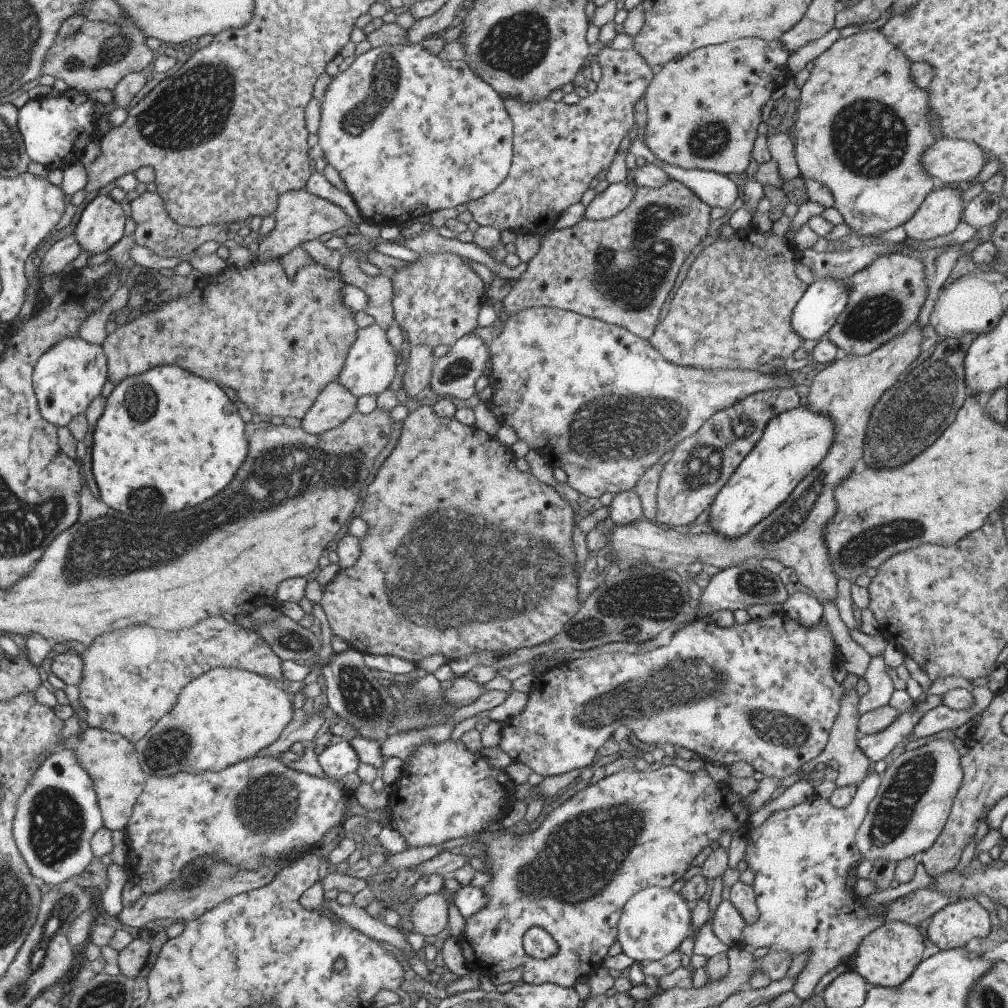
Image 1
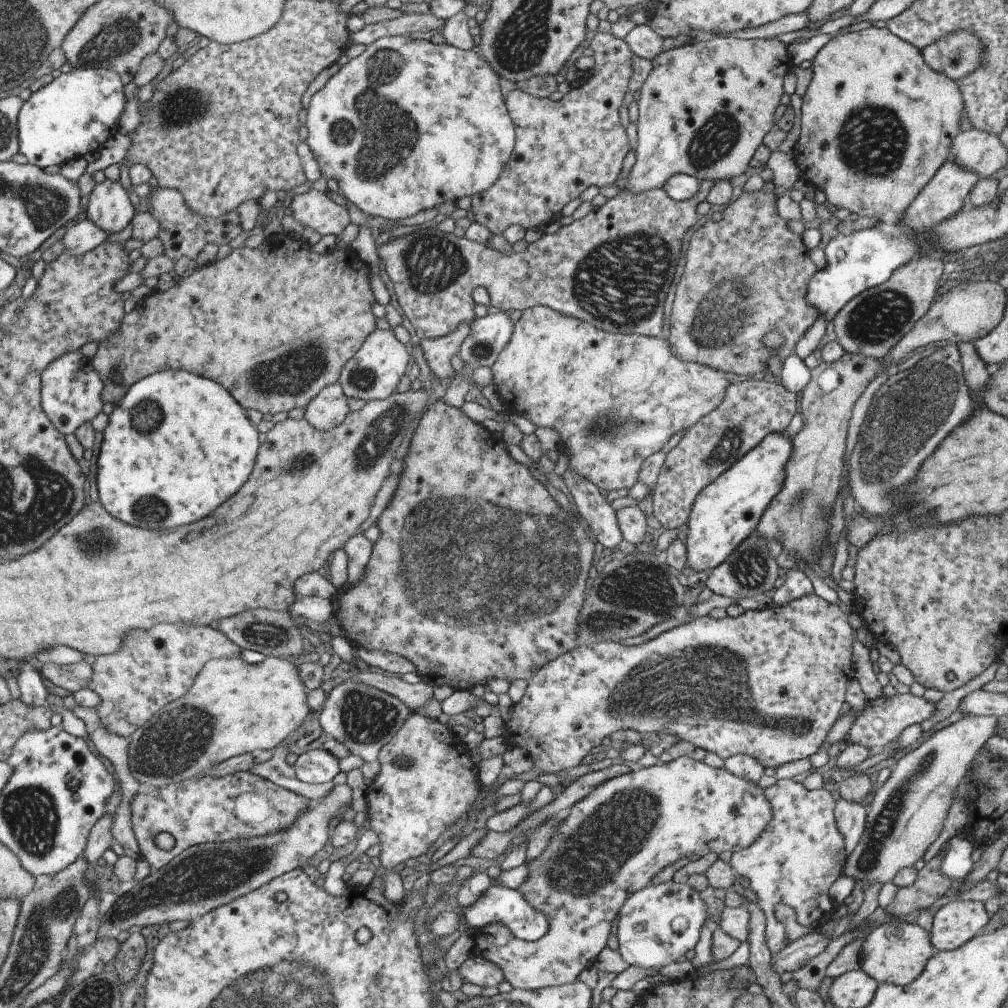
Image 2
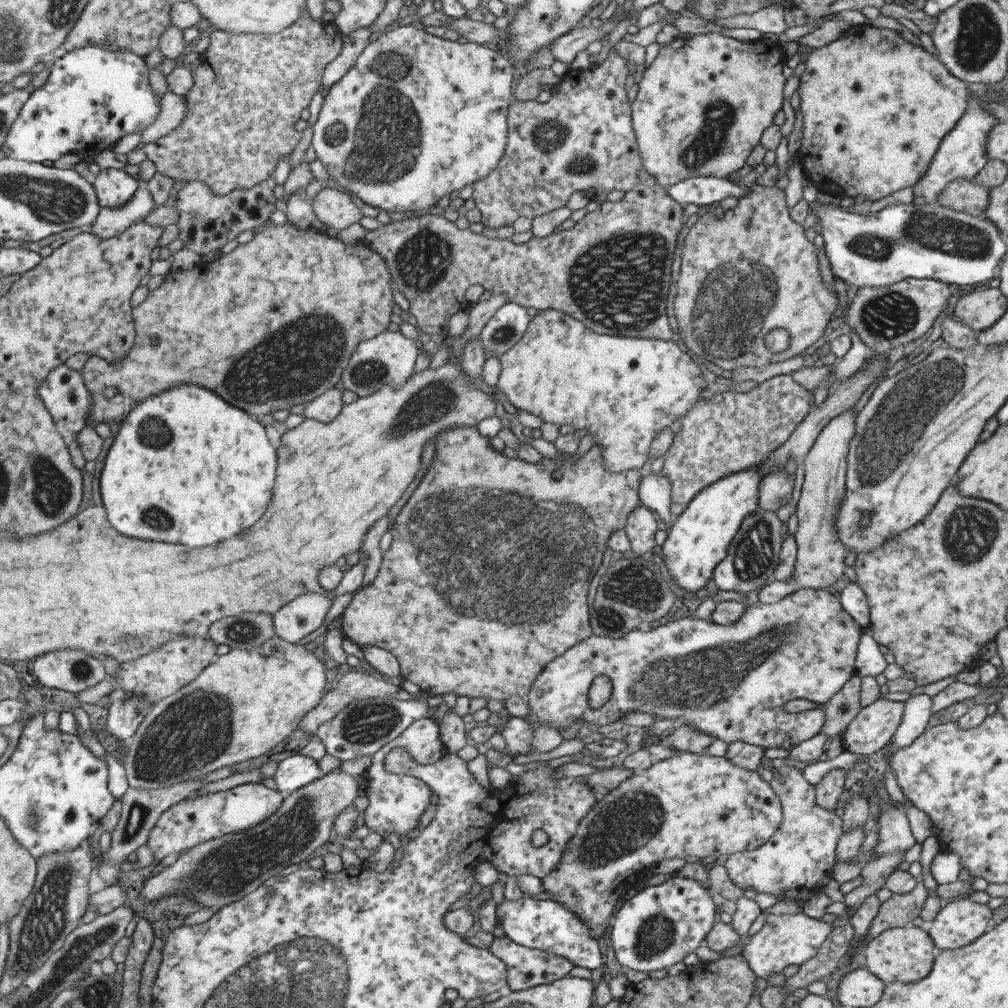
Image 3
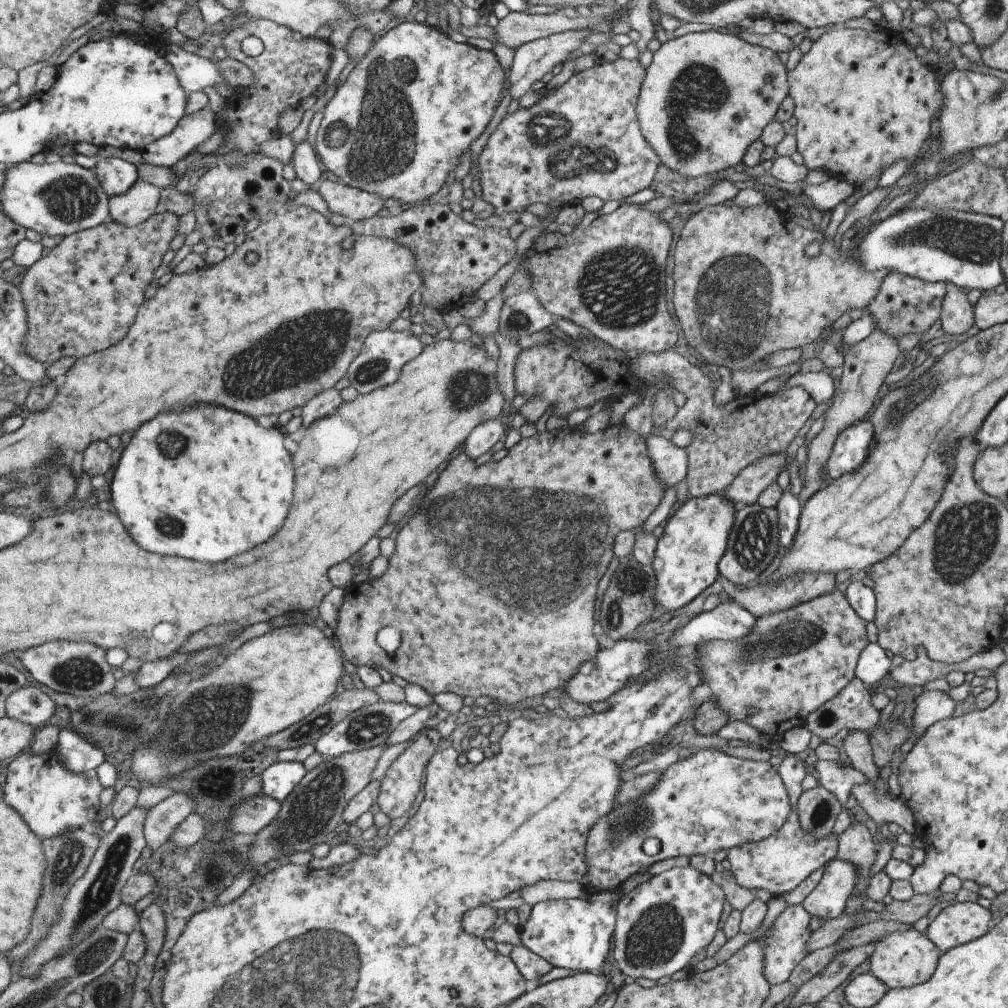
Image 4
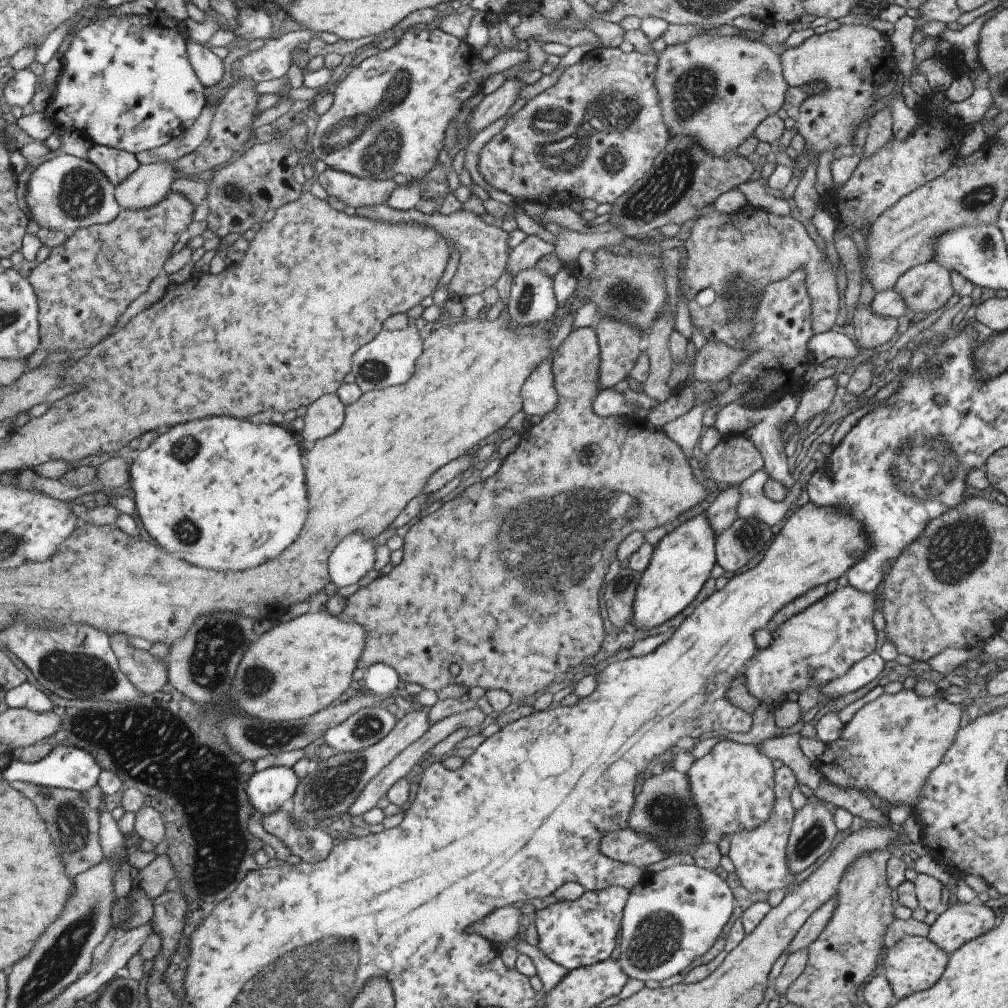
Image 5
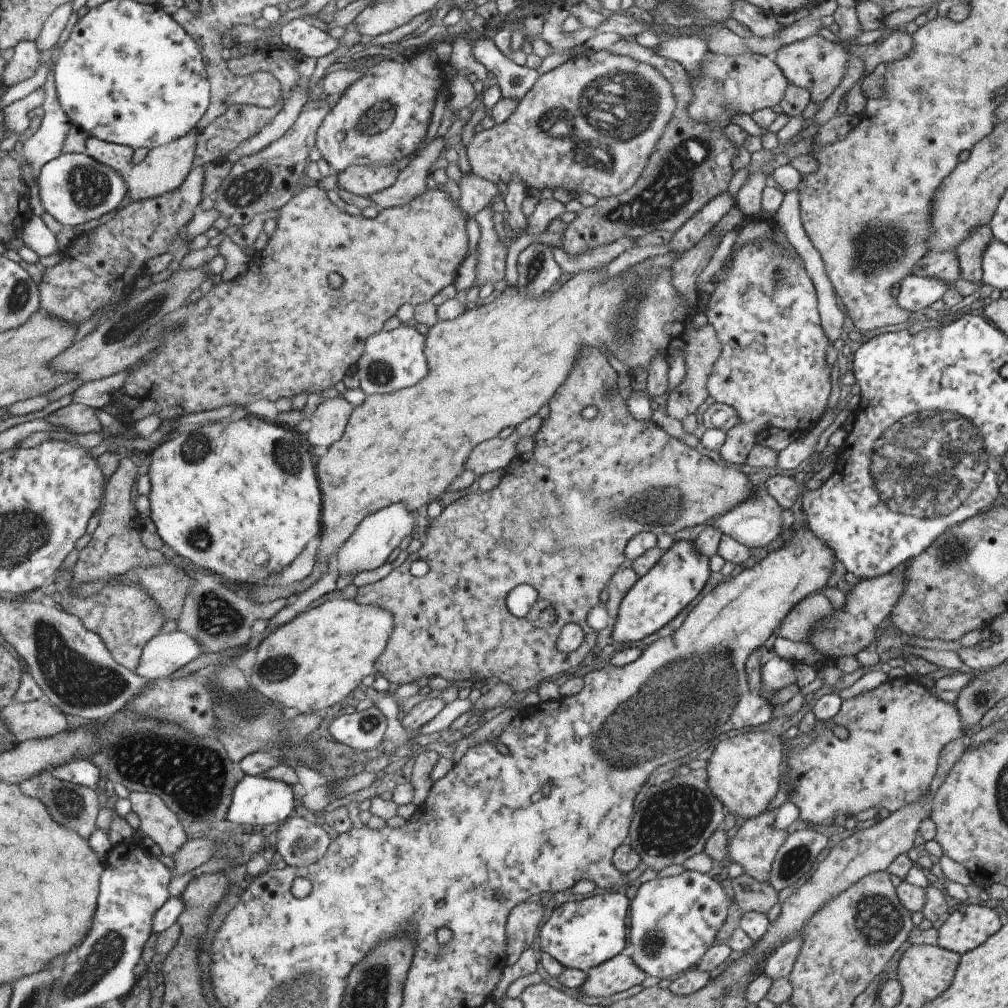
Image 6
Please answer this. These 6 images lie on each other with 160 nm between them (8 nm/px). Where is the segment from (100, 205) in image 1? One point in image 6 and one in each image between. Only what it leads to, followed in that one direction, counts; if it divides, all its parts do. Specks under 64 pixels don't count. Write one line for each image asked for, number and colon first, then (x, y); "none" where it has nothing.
2: (108, 206)
3: (115, 188)
4: (117, 176)
5: (118, 165)
6: (118, 157)

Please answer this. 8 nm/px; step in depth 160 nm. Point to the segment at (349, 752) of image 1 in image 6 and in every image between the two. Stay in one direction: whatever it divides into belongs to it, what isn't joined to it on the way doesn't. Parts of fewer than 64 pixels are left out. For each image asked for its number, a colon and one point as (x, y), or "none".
2: (316, 766)
3: (297, 770)
4: (278, 779)
5: (267, 790)
6: (256, 800)

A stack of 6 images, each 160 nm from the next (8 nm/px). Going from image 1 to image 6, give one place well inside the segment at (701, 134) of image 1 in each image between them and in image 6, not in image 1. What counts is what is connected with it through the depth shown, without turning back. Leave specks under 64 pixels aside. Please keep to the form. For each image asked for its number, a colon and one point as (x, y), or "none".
2: (703, 108)
3: (702, 104)
4: (706, 96)
5: (714, 90)
6: (726, 85)

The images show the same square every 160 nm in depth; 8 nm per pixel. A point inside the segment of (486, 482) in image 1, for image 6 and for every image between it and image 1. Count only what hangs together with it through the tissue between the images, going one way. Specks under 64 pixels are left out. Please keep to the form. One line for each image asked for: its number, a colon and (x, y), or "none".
2: (428, 582)
3: (456, 623)
4: (491, 584)
5: (496, 588)
6: (565, 510)

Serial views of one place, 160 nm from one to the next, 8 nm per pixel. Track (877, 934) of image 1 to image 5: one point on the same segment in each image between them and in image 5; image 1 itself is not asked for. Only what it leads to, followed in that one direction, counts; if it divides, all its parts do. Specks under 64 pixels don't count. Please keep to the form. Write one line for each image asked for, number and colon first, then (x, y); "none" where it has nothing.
2: (895, 952)
3: (904, 954)
4: (905, 958)
5: (913, 963)

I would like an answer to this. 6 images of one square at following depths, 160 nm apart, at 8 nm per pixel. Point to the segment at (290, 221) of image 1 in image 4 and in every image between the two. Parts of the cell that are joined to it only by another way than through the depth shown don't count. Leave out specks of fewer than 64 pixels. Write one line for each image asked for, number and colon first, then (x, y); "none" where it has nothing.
2: (314, 210)
3: (334, 209)
4: (354, 205)

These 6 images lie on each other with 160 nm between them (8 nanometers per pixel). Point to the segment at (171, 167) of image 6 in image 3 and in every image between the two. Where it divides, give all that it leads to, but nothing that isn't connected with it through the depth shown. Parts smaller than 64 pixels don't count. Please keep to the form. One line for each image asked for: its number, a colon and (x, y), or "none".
3: (111, 222)
4: (133, 208)
5: (150, 184)

